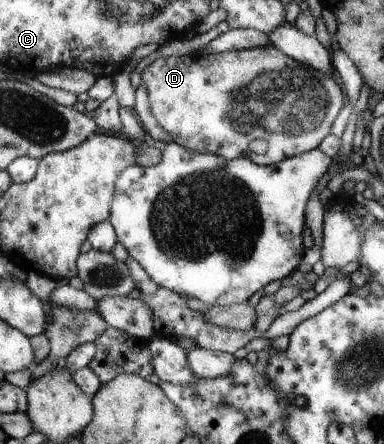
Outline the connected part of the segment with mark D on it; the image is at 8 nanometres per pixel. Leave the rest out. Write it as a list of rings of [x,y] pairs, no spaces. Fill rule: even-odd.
[[[273,46],[261,47],[260,49],[245,49],[242,51],[221,51],[218,53],[197,53],[183,56],[167,56],[167,58],[159,57],[148,67],[142,71],[142,82],[148,87],[150,108],[155,120],[171,135],[174,142],[194,150],[198,153],[211,153],[212,155],[222,156],[227,160],[249,159],[258,165],[272,165],[281,163],[289,157],[309,152],[311,149],[317,149],[329,134],[333,120],[339,116],[341,108],[345,106],[343,100],[343,90],[337,86],[337,82],[333,78],[325,78],[325,75],[319,70],[315,70],[310,66],[301,64],[288,57],[286,53],[281,52]]]

